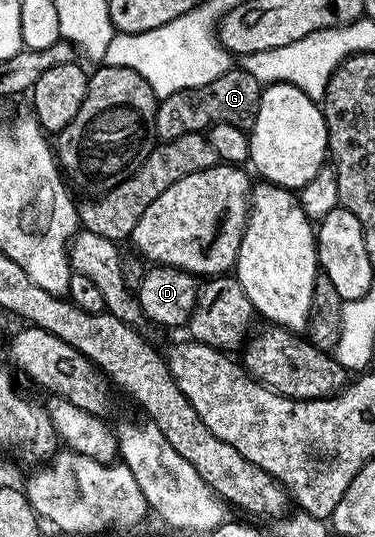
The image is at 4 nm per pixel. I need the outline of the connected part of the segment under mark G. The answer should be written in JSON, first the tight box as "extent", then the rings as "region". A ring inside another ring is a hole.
{"extent":[155,69,262,141],"region":[[[233,69],[222,73],[222,77],[214,77],[214,81],[210,81],[210,85],[202,85],[201,87],[195,87],[195,89],[182,89],[178,93],[170,93],[170,97],[161,99],[156,104],[155,138],[160,141],[167,141],[177,139],[183,135],[204,133],[215,123],[229,123],[235,127],[251,129],[258,117],[261,90],[262,84],[254,77],[250,77],[250,73],[246,73],[243,69]]]}

